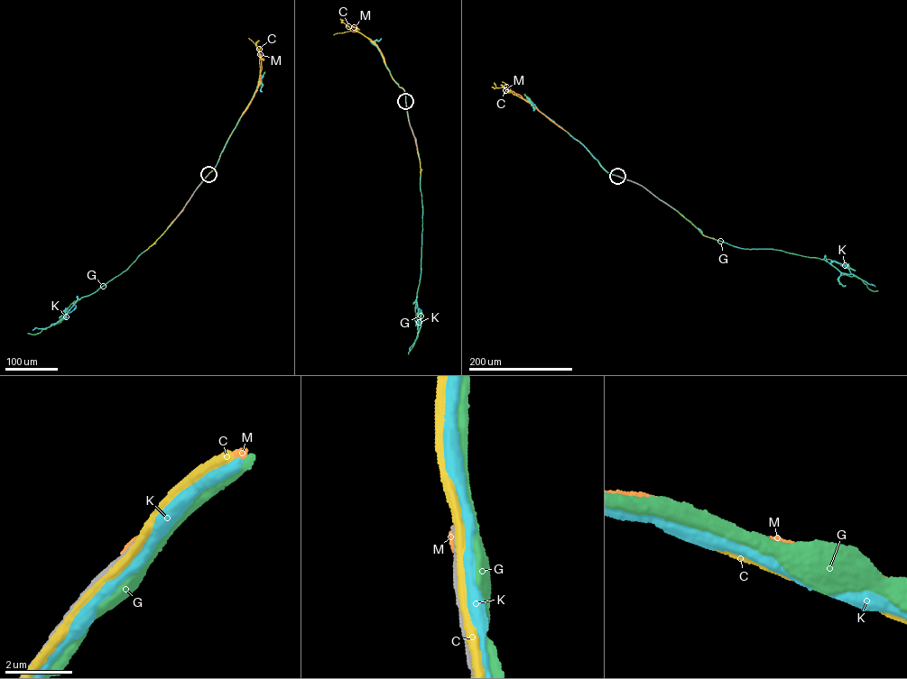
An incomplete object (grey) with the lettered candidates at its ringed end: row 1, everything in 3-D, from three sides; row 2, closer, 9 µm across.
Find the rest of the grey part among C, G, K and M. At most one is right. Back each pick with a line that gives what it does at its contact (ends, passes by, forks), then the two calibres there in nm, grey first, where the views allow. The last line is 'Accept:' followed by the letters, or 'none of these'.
Accept: none of these

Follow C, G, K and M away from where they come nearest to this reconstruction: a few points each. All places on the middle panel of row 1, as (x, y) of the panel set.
C: (405, 102), (404, 90), (393, 79), (374, 43), (357, 32), (333, 34)
G: (405, 102), (420, 159), (422, 212), (421, 275), (416, 298), (421, 326), (408, 354)
K: (405, 102), (420, 162), (423, 212), (421, 274), (416, 299), (421, 326), (409, 352)
M: (405, 102), (404, 89), (393, 80), (377, 45), (352, 26)

